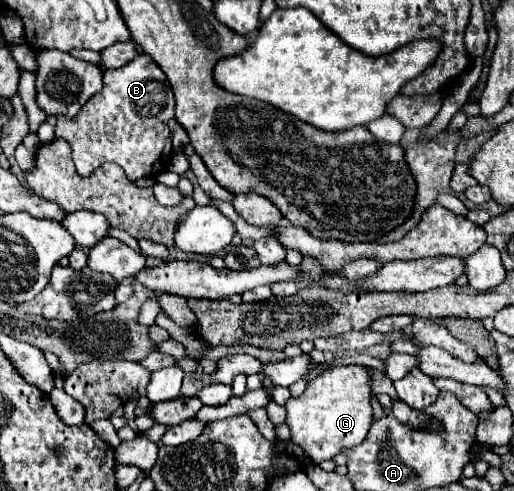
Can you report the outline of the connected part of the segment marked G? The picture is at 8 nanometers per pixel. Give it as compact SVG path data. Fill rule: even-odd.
M353 364L327 370L311 380L299 398L289 398L285 422L291 428L291 440L299 444L315 464L341 454L367 436L373 422L371 398L371 372L367 366Z

